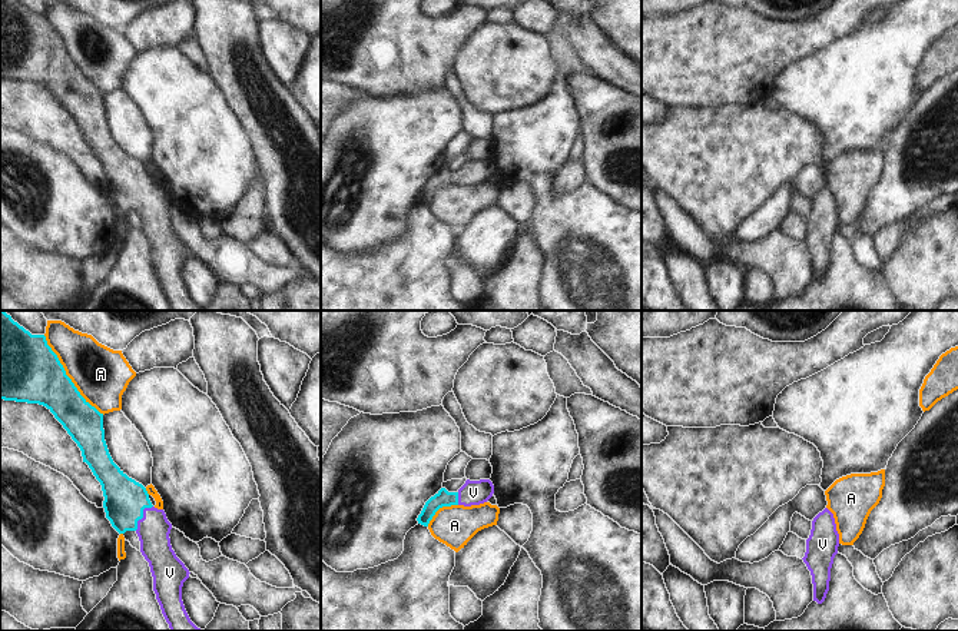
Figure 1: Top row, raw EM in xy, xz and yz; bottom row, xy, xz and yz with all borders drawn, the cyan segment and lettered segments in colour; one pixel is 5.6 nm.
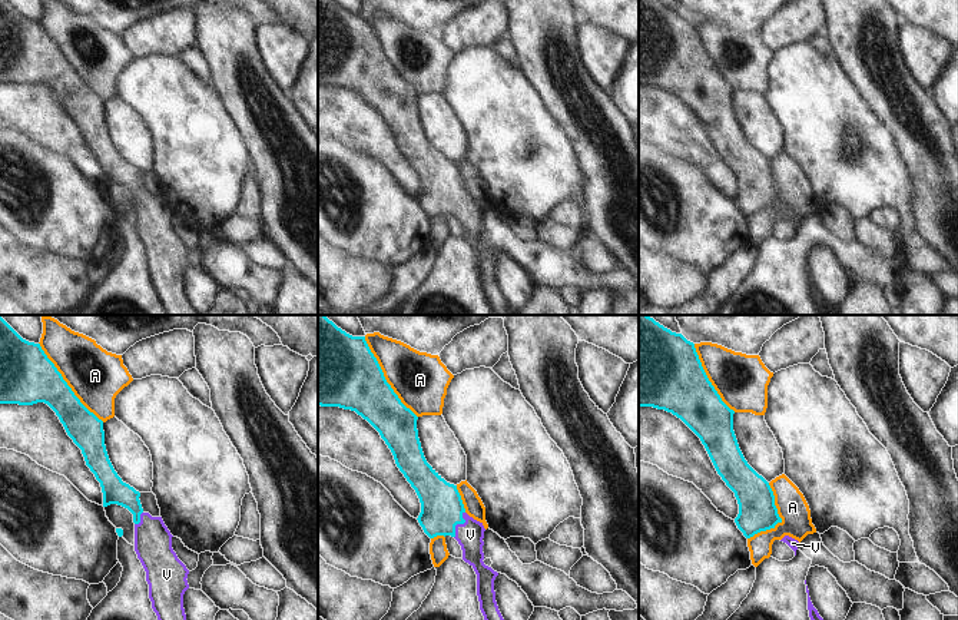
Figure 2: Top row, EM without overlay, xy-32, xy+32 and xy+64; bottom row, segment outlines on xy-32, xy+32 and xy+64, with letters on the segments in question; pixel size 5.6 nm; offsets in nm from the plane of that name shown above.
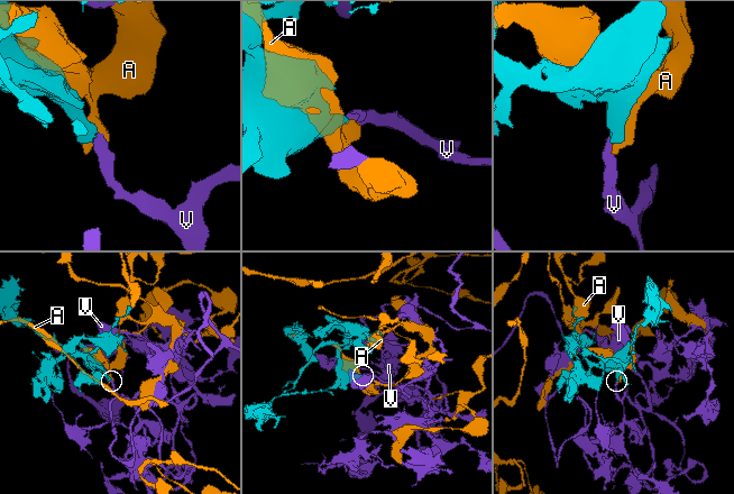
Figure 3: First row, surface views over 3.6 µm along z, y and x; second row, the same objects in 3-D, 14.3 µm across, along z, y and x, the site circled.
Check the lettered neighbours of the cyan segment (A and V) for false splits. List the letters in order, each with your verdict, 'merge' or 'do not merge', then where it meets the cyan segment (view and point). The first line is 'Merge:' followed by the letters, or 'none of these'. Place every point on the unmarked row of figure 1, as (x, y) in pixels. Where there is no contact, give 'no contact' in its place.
Merge: V
A: do not merge | xy (68, 56)
V: merge | xy (142, 195)

